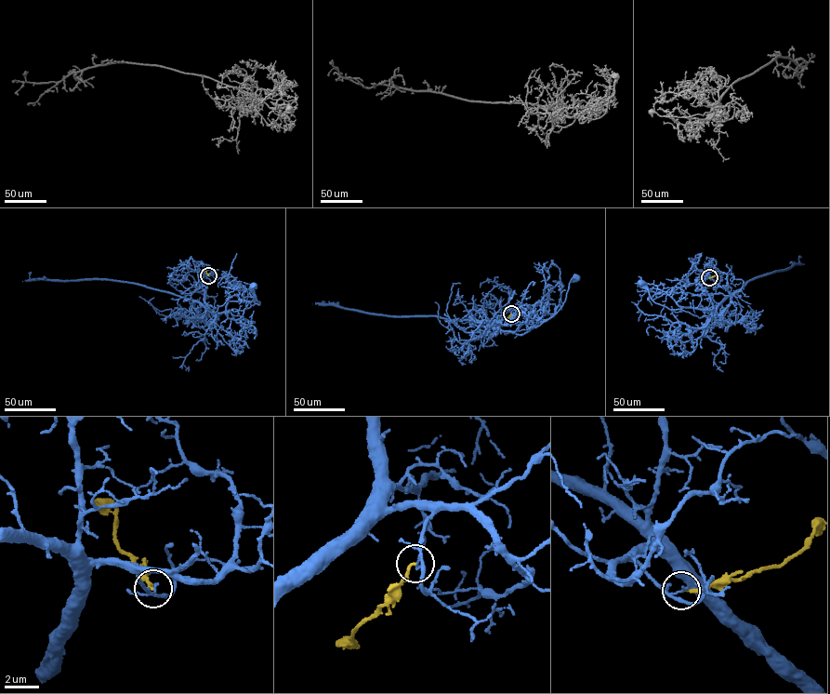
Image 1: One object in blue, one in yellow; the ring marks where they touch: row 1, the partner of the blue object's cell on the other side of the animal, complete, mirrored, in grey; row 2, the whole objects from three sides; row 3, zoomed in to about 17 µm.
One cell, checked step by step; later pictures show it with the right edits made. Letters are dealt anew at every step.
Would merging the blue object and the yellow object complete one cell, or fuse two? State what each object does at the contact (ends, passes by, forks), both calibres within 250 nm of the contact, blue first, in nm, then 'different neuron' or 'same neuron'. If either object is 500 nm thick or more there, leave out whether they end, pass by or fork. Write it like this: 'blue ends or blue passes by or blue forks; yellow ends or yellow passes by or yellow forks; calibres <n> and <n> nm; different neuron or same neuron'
blue passes by; yellow ends; calibres 110 and 160 nm; different neuron

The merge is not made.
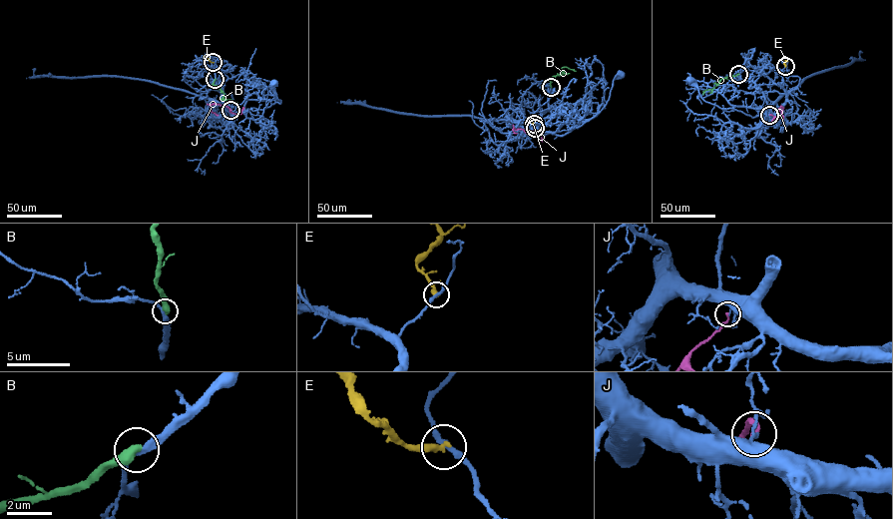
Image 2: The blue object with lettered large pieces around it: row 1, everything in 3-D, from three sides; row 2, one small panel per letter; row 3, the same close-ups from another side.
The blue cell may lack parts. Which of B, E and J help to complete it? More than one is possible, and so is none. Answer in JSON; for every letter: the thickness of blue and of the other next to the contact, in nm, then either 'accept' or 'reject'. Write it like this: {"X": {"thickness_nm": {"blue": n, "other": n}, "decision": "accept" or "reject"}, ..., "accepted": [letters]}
{"B": {"thickness_nm": {"blue": 240, "other": 500}, "decision": "accept"}, "E": {"thickness_nm": {"blue": 260, "other": 320}, "decision": "reject"}, "J": {"thickness_nm": {"blue": 90, "other": 200}, "decision": "reject"}, "accepted": ["B"]}

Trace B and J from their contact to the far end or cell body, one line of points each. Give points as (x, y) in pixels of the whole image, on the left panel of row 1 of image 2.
B: (215, 79), (212, 84), (223, 93), (221, 99), (236, 102)
J: (230, 110), (225, 106), (211, 104), (211, 111), (218, 115)

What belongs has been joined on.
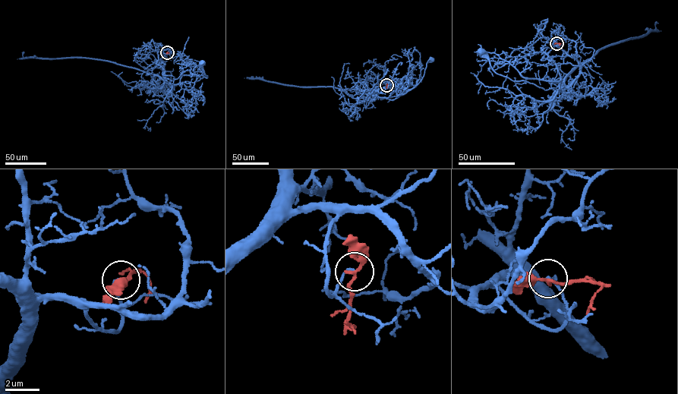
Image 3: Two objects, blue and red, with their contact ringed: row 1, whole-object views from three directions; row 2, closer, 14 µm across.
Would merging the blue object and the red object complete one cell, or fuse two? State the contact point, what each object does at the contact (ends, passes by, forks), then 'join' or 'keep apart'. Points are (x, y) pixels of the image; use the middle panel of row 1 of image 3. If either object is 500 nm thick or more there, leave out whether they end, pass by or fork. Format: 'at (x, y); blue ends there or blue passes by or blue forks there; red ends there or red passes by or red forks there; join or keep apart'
at (386, 85); blue ends there; red passes by; keep apart

